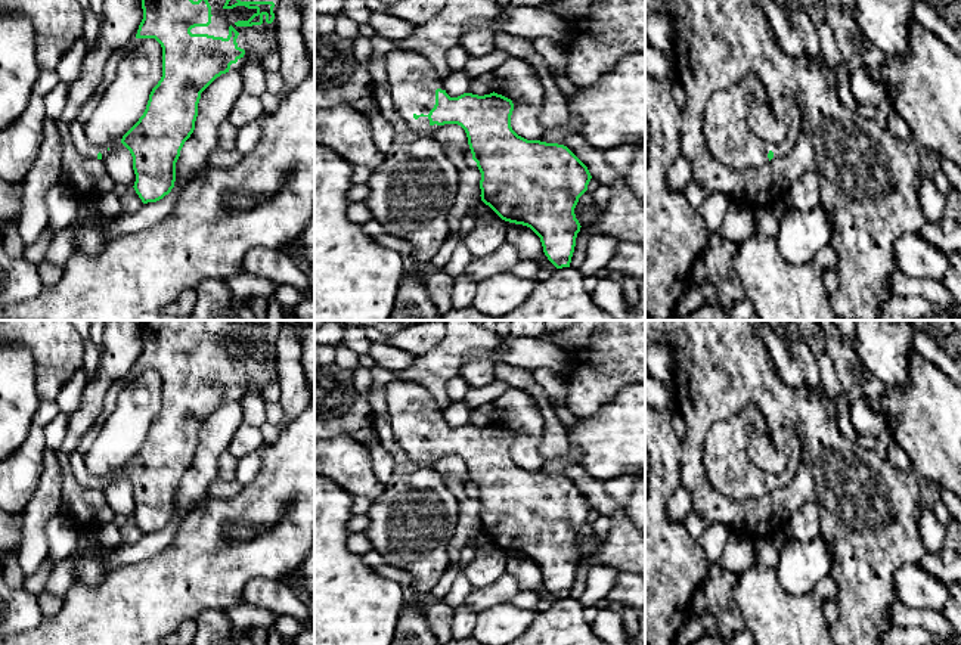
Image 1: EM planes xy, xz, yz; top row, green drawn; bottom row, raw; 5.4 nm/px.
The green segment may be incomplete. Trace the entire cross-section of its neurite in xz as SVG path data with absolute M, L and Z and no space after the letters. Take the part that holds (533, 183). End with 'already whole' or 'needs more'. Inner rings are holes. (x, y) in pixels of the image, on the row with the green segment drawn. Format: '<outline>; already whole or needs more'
M393 50L385 68L396 111L407 128L415 134L433 136L440 125L461 125L481 173L481 201L502 220L530 227L540 238L545 255L557 269L570 267L582 227L574 208L592 179L588 167L564 145L518 136L511 127L511 99L495 92L450 97L443 80L422 55Z; needs more

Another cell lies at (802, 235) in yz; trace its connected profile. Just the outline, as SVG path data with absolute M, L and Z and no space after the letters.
M822 205L810 211L787 207L775 242L790 264L802 266L831 244L833 230L833 221Z

